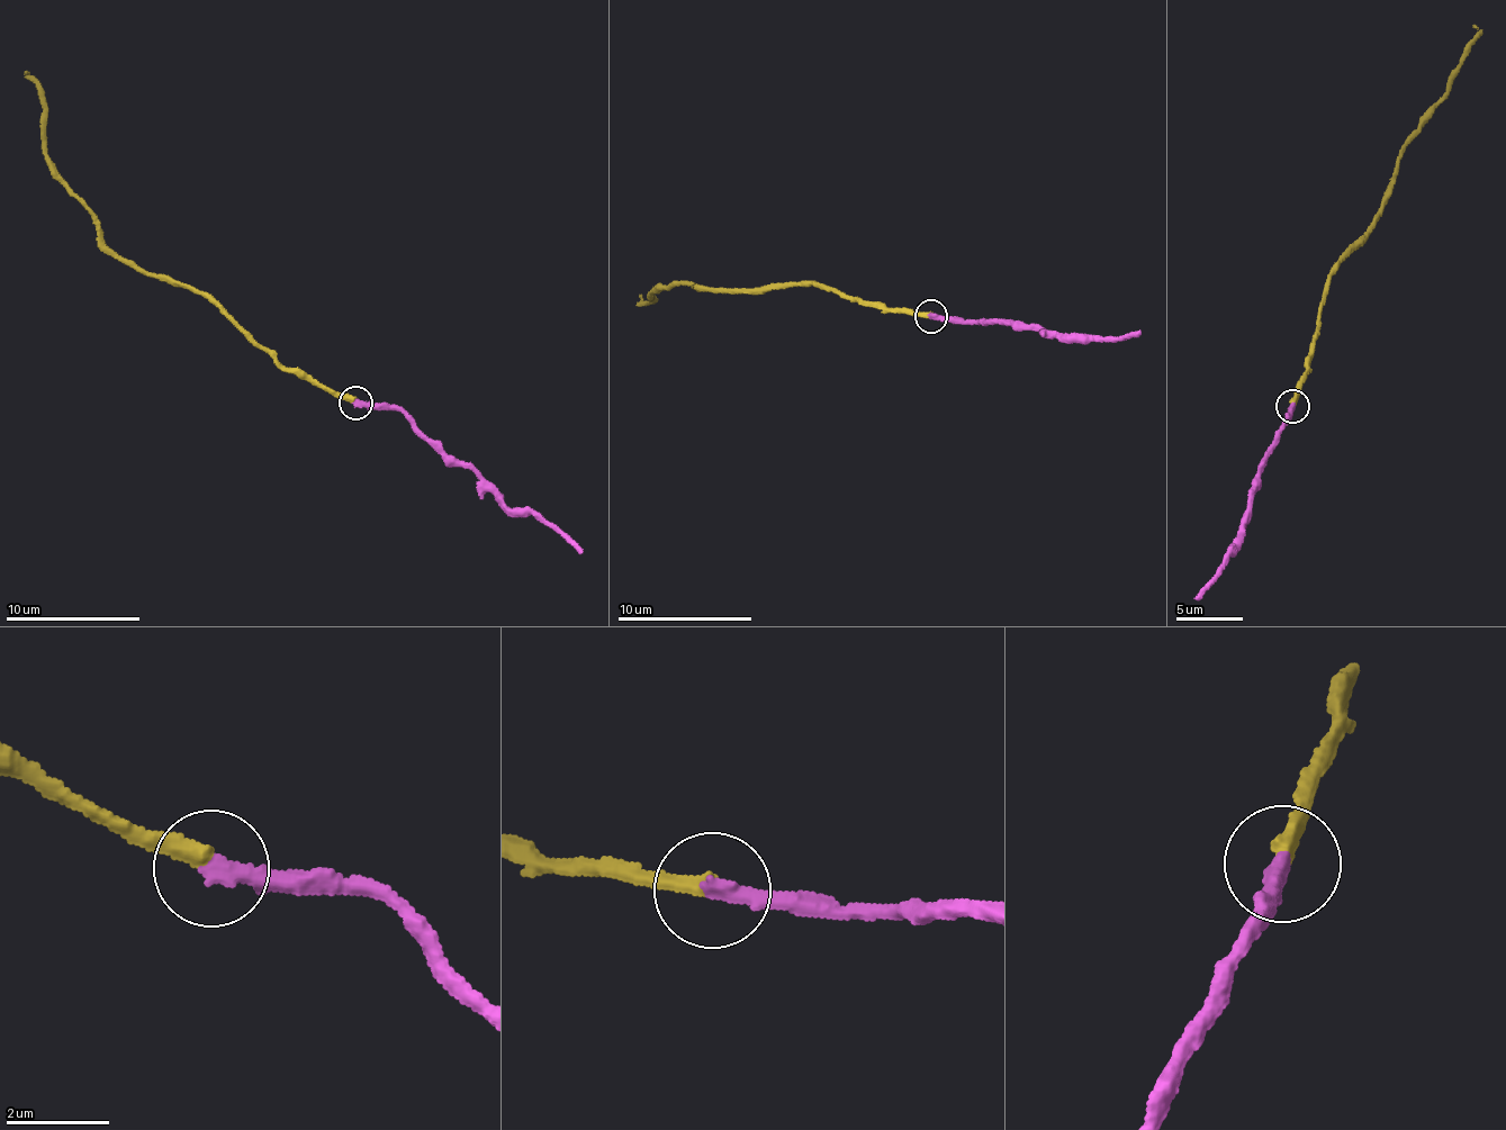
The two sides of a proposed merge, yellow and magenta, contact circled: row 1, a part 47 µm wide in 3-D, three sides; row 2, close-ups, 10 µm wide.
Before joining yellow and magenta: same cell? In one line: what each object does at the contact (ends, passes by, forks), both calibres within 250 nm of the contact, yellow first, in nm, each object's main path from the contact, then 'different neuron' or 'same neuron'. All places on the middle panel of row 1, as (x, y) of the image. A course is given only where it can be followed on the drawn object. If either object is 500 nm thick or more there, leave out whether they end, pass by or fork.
yellow ends; magenta ends; calibres 340 and 380 nm; course yellow (930, 316), (867, 305), (813, 281), (714, 290), (681, 280), (650, 294), (657, 296), (645, 303), (639, 294); course magenta (930, 316), (1040, 328), (1057, 337), (1128, 336), (1138, 330); different neuron

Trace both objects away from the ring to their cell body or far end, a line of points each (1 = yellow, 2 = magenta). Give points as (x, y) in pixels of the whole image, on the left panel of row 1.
1: (354, 404), (287, 372), (200, 292), (119, 261), (44, 148), (46, 116), (32, 75), (24, 71)
2: (354, 404), (400, 407), (450, 457), (472, 464), (510, 508), (542, 514), (570, 535), (580, 553)

